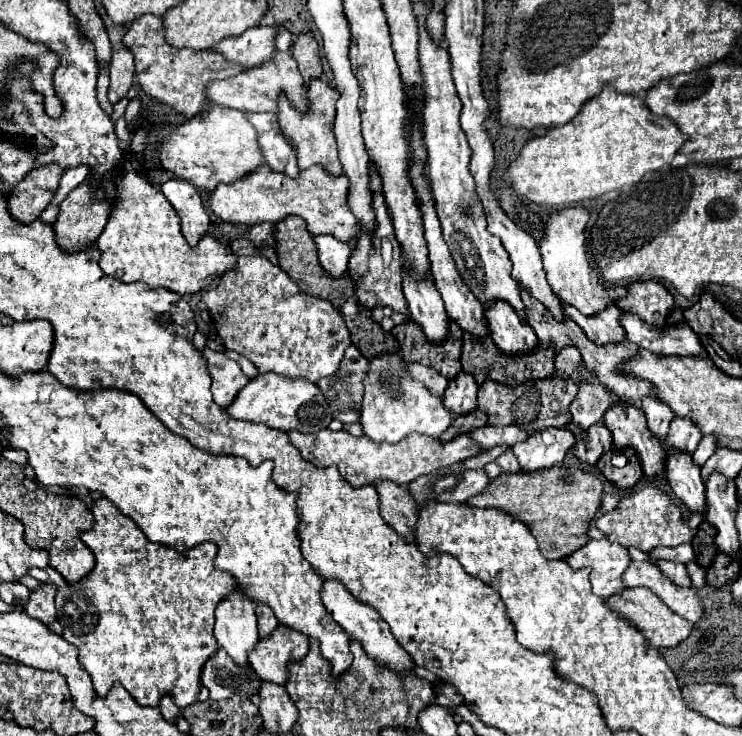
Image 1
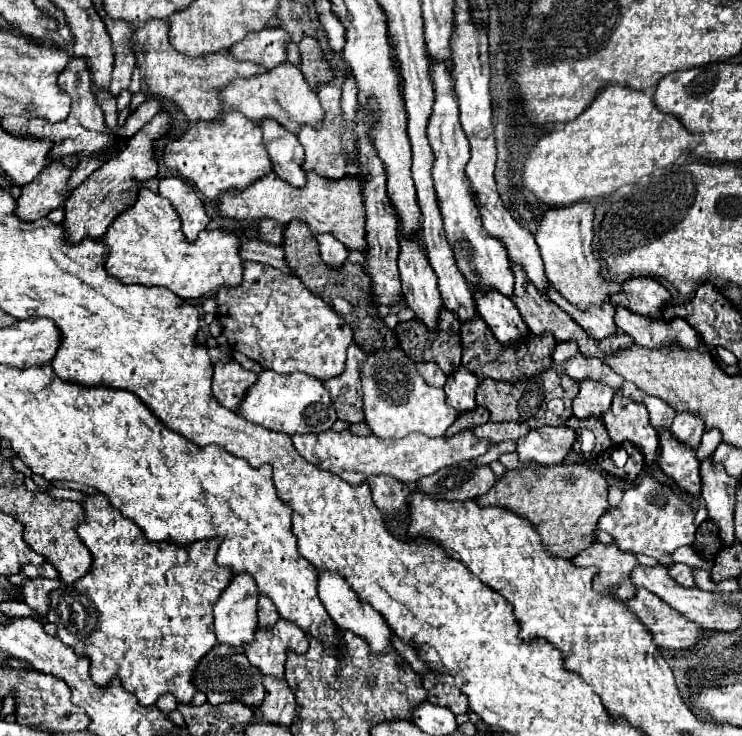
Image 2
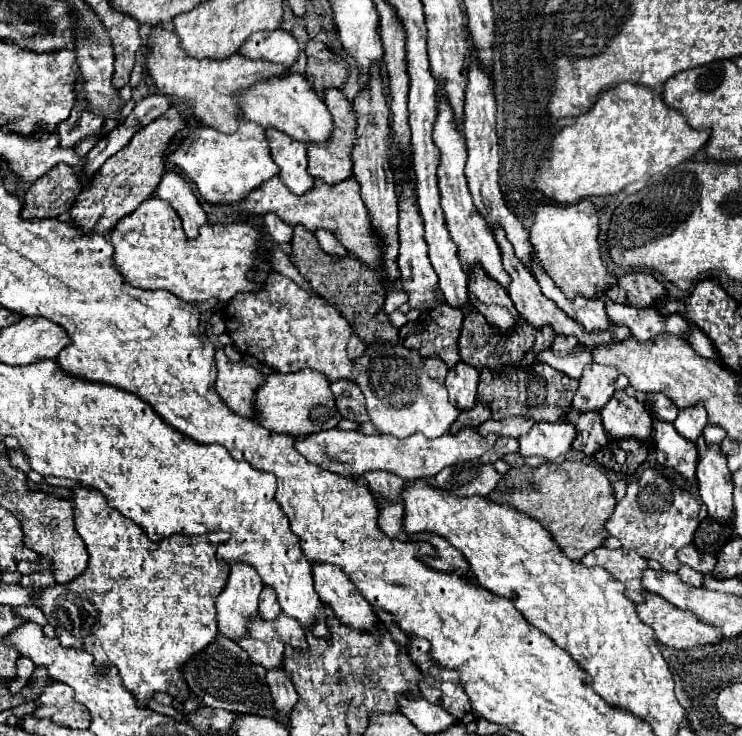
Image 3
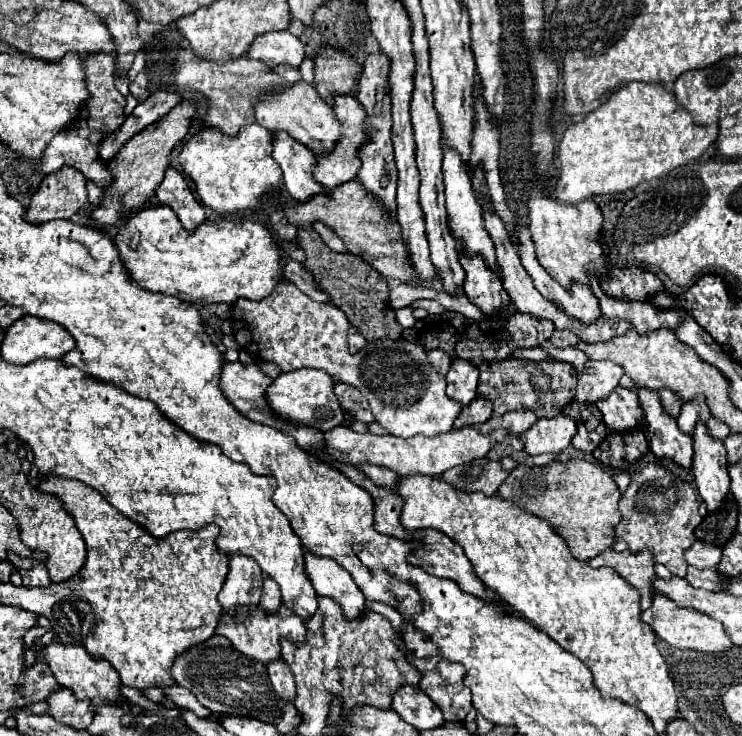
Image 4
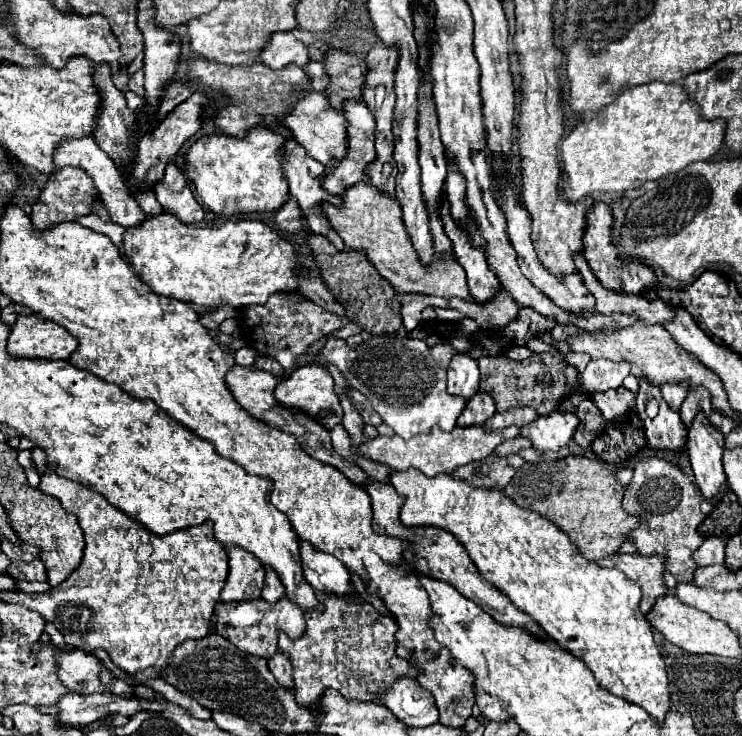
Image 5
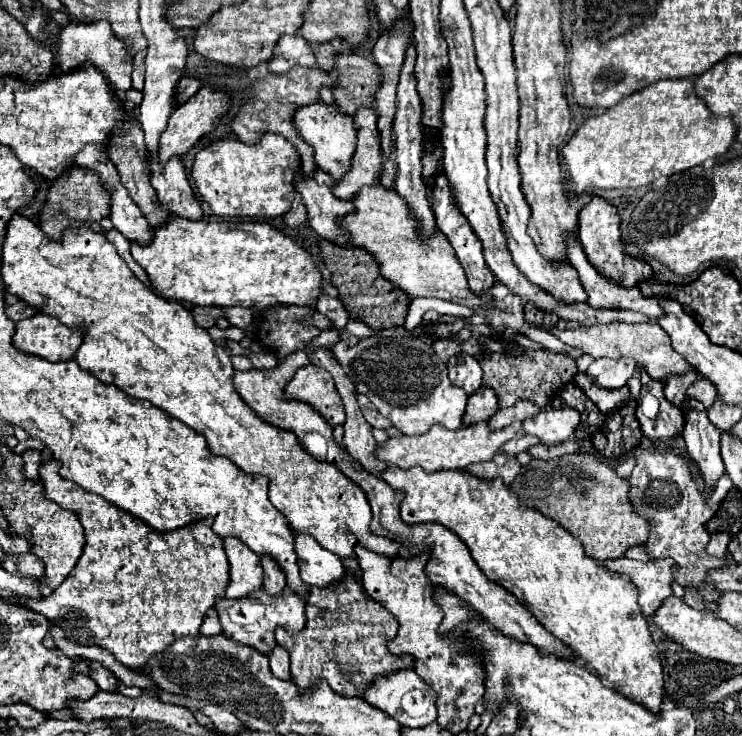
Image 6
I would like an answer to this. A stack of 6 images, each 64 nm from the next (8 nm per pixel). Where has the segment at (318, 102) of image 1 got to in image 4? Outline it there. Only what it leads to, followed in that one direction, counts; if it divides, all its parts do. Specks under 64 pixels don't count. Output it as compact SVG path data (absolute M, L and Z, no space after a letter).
M346 94L346 96L336 96L336 106L334 106L334 112L342 124L342 138L340 142L336 144L336 150L332 154L326 154L326 156L318 156L318 166L314 170L314 178L318 184L326 186L328 190L334 190L338 188L340 184L346 184L350 182L352 178L358 176L358 170L360 170L360 158L358 158L358 150L362 148L364 144L364 138L366 138L366 130L364 130L364 120L366 120L366 114L364 114L364 108L362 104L358 102L358 98Z

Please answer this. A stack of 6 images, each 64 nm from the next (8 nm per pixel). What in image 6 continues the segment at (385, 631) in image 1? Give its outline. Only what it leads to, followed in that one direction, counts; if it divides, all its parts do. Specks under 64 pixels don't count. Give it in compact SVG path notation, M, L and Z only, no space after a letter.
M294 534L294 552L298 556L300 578L308 586L328 586L344 576L342 560L324 550L310 534Z

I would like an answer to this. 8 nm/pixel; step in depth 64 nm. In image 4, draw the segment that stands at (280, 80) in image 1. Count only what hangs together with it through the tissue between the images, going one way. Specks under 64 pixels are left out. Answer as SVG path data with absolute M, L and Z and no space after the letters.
M298 82L286 90L282 90L280 94L264 94L264 100L258 100L254 106L254 114L256 114L256 122L260 126L264 126L270 132L286 132L292 138L296 138L300 144L304 144L306 148L310 148L314 154L330 154L340 138L340 122L334 114L334 110L320 98L320 94L306 82Z

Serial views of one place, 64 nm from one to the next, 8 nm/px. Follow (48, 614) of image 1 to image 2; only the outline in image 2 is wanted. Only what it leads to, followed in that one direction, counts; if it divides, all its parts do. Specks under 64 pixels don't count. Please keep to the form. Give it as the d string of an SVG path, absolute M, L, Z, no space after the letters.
M30 578L22 584L22 594L24 594L24 602L36 610L42 620L46 618L48 612L48 592L56 590L60 586L58 580L50 580L50 578Z

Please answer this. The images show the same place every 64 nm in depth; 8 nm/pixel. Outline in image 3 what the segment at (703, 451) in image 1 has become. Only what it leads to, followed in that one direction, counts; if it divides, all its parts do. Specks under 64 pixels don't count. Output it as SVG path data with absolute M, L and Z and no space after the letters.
M708 424L708 426L704 428L704 438L706 438L706 442L710 442L710 444L720 444L720 442L726 438L726 432L724 432L720 426Z

